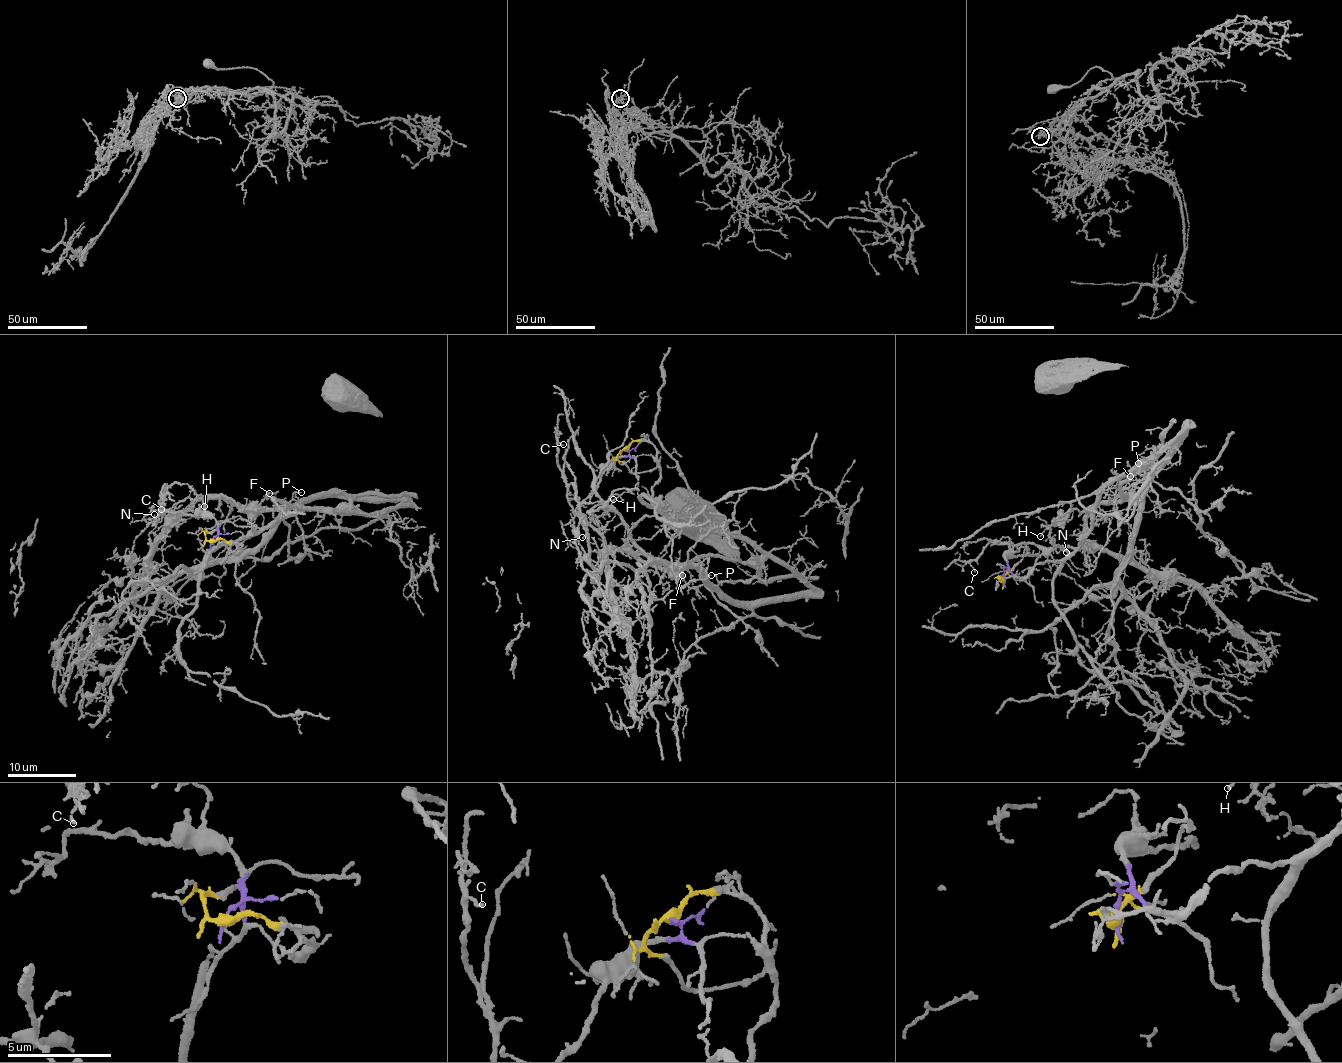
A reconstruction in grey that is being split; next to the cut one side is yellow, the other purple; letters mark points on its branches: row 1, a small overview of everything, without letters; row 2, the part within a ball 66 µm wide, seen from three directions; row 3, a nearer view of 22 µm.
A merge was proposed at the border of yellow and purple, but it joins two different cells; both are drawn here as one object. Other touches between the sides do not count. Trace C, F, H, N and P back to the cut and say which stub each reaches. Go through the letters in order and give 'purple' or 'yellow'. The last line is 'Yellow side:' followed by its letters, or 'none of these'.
C: purple
F: purple
H: purple
N: purple
P: purple
Yellow side: none of these

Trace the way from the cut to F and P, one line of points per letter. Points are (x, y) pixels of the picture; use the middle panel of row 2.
F: (625, 450), (580, 507), (604, 548), (633, 551), (666, 570), (676, 564), (683, 576)
P: (625, 450), (580, 507), (604, 548), (681, 571), (697, 560), (706, 581), (711, 575)

